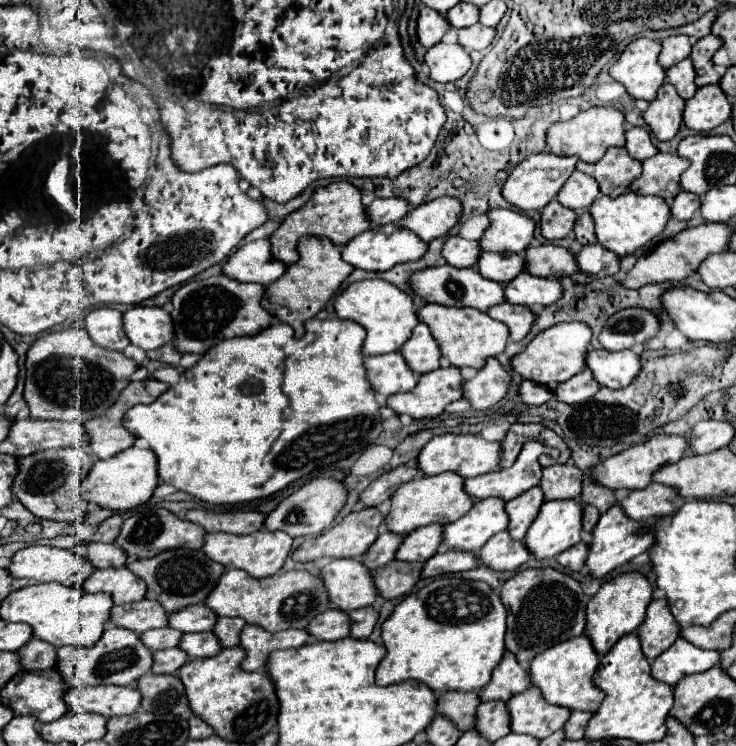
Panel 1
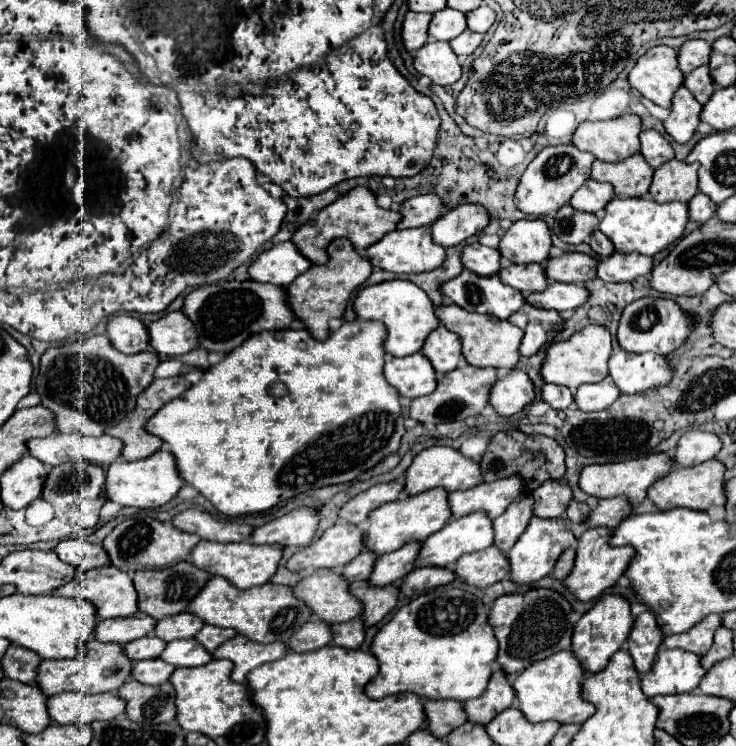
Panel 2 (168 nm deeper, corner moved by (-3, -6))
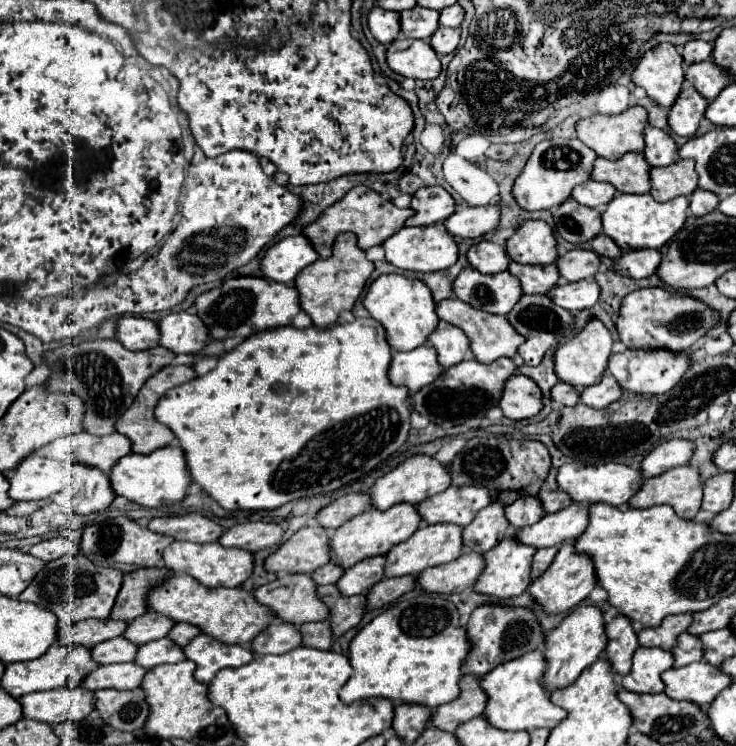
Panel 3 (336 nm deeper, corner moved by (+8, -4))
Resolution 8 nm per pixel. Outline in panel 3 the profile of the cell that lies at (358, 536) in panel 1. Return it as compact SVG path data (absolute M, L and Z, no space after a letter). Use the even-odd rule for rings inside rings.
M305 526L279 546L265 560L265 570L272 573L311 574L329 562L329 538L321 526Z

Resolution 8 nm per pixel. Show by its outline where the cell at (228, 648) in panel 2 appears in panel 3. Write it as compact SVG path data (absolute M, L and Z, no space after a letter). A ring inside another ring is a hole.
M207 634L195 636L183 648L183 652L187 660L193 660L197 664L195 678L203 684L209 684L221 668L243 666L253 660L253 652L249 646L227 646Z

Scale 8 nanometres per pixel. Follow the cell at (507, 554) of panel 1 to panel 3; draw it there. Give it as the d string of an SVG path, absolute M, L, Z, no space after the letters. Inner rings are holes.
M477 552L461 554L457 560L427 568L425 572L417 574L415 584L425 592L437 592L437 594L459 594L471 584L475 584L477 574L481 574L485 568L485 560Z

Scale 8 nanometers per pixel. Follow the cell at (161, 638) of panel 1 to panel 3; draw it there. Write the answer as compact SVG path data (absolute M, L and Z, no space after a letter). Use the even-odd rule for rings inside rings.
M123 636L113 638L105 644L97 644L91 648L91 656L93 660L97 660L99 666L105 664L119 664L119 662L133 662L137 654L137 646L129 640L125 640Z

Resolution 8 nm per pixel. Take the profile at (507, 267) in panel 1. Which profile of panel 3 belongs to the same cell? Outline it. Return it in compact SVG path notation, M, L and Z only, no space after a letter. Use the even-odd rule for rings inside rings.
M511 262L509 272L521 280L523 294L549 294L549 290L559 282L559 272L555 264L525 266Z

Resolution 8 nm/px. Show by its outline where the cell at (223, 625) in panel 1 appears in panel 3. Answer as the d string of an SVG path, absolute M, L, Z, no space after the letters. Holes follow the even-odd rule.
M179 622L179 624L173 624L173 628L171 628L171 632L169 632L167 636L169 636L175 644L179 644L179 646L183 648L183 646L187 646L197 634L201 634L201 630L199 630L197 626Z

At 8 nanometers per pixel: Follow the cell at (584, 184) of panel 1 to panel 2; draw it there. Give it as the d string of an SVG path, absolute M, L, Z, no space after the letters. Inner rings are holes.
M588 180L588 182L584 182L584 186L580 186L580 190L576 190L576 194L572 196L572 202L570 204L572 204L574 210L598 212L612 198L614 198L614 188L610 184Z

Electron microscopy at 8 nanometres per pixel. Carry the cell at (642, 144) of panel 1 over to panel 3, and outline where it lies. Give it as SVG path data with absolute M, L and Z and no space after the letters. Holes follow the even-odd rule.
M647 126L643 154L651 166L669 166L669 164L677 162L675 160L677 144L665 130Z

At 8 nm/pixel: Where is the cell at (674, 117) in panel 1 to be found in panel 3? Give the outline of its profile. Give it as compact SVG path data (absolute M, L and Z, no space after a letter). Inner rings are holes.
M685 82L677 102L669 110L669 126L675 134L691 138L699 130L699 124L705 116L709 102L703 100L703 96L689 84Z

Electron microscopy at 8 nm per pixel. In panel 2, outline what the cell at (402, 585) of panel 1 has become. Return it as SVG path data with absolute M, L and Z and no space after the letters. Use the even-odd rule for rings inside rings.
M352 582L352 594L362 600L364 604L364 624L374 626L378 624L396 604L400 598L400 588L396 584L388 586L372 586L370 582Z

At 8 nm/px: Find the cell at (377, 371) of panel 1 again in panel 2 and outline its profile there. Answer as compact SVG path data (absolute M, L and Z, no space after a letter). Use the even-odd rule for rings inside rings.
M420 352L404 358L388 358L384 364L384 376L388 384L406 398L426 396L436 388L434 368Z

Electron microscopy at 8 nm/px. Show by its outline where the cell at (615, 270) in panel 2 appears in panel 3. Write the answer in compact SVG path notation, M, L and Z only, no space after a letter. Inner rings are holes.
M629 250L623 252L615 262L615 272L623 276L633 276L633 278L647 278L657 272L661 264L661 252L659 250Z

